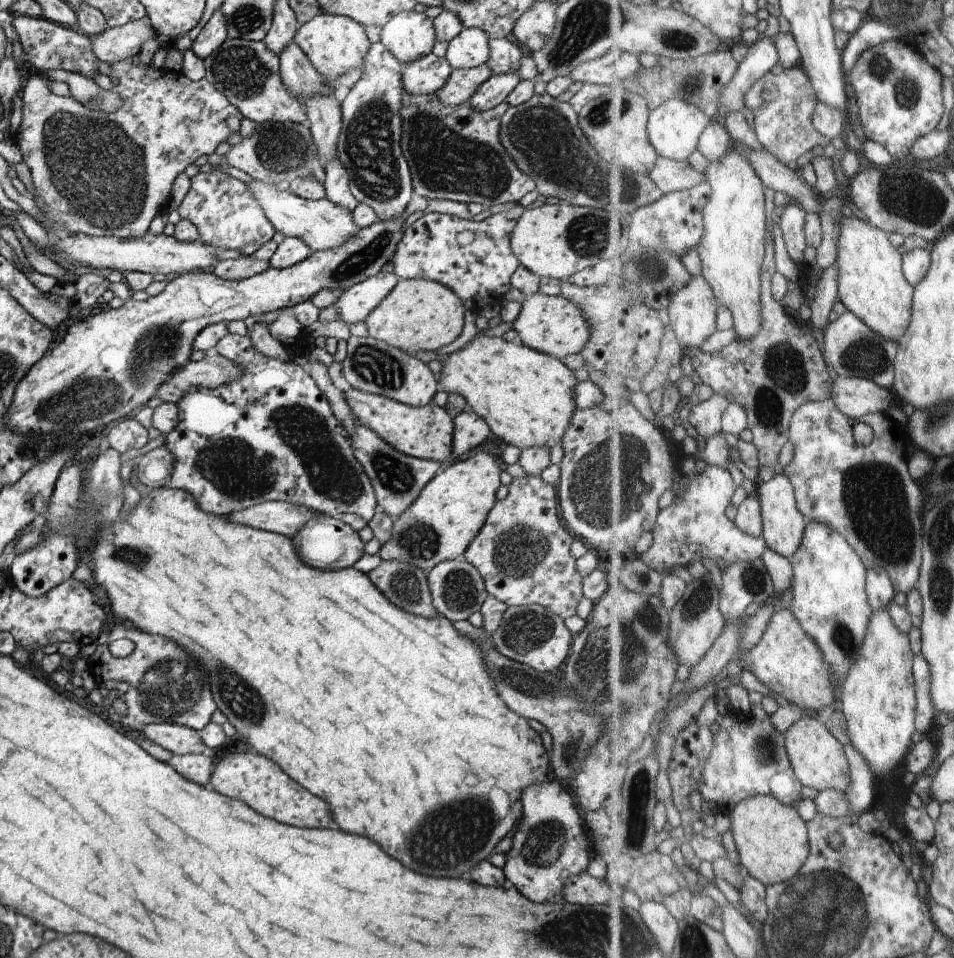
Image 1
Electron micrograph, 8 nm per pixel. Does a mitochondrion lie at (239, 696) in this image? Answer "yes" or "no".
yes

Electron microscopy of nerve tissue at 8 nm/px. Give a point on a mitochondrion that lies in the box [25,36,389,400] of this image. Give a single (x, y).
(90, 167)

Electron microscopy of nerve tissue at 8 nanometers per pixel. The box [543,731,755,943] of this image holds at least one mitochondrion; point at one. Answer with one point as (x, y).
(640, 790)

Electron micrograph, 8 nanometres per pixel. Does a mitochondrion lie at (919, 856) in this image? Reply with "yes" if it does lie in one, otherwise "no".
no

